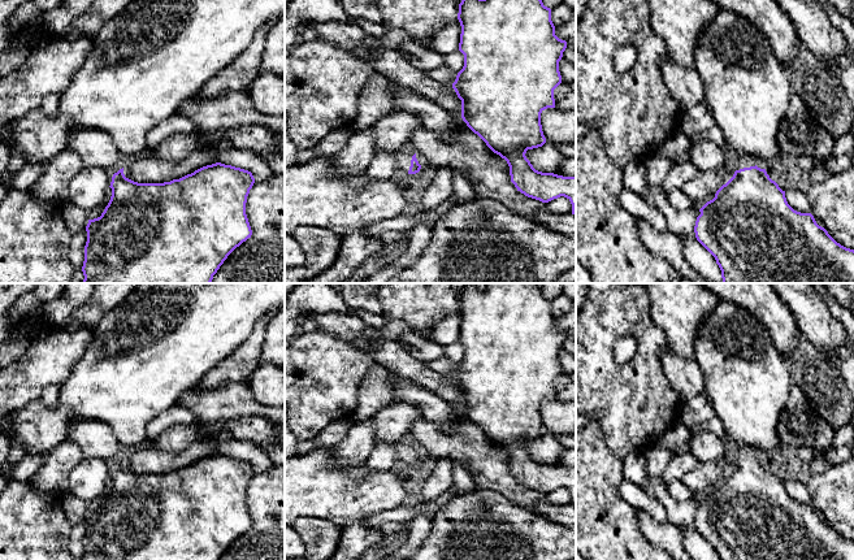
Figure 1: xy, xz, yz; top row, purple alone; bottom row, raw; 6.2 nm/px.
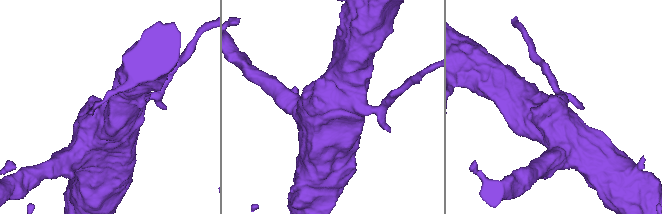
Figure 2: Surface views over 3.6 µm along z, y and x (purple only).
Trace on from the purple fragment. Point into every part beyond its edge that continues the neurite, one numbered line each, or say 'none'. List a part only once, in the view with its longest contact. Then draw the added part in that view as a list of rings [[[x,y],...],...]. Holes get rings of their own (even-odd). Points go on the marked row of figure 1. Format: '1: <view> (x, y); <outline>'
1: yz (738, 160); [[[724,143],[723,149],[727,152],[729,161],[731,161],[731,165],[732,165],[734,172],[744,169],[744,168],[755,166],[753,156],[734,151],[727,143]]]

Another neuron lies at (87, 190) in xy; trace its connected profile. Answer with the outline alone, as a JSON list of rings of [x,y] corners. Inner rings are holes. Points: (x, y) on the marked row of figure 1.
[[[83,168],[69,185],[66,200],[86,212],[100,205],[110,186],[112,174],[101,168]]]

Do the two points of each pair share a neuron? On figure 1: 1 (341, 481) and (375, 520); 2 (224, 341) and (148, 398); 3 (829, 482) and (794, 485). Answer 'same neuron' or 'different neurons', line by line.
1: different neurons
2: same neuron
3: different neurons

